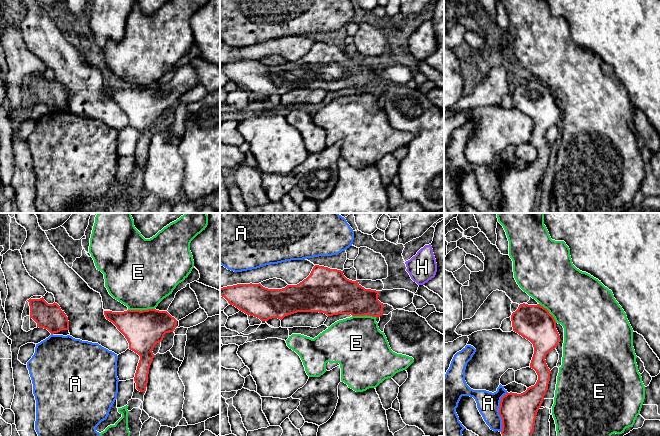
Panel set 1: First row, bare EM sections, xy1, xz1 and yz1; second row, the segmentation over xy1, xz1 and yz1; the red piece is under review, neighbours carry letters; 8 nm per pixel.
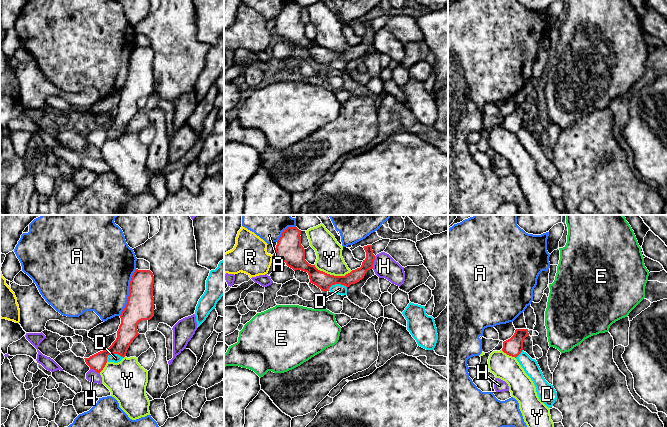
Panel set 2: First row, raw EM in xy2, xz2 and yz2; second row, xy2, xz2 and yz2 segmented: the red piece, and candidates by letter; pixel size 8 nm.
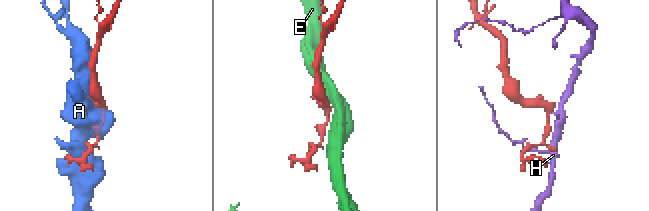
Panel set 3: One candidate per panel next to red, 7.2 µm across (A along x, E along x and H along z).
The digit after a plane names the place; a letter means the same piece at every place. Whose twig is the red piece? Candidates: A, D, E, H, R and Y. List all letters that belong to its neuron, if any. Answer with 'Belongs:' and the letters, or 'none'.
Belongs: none

